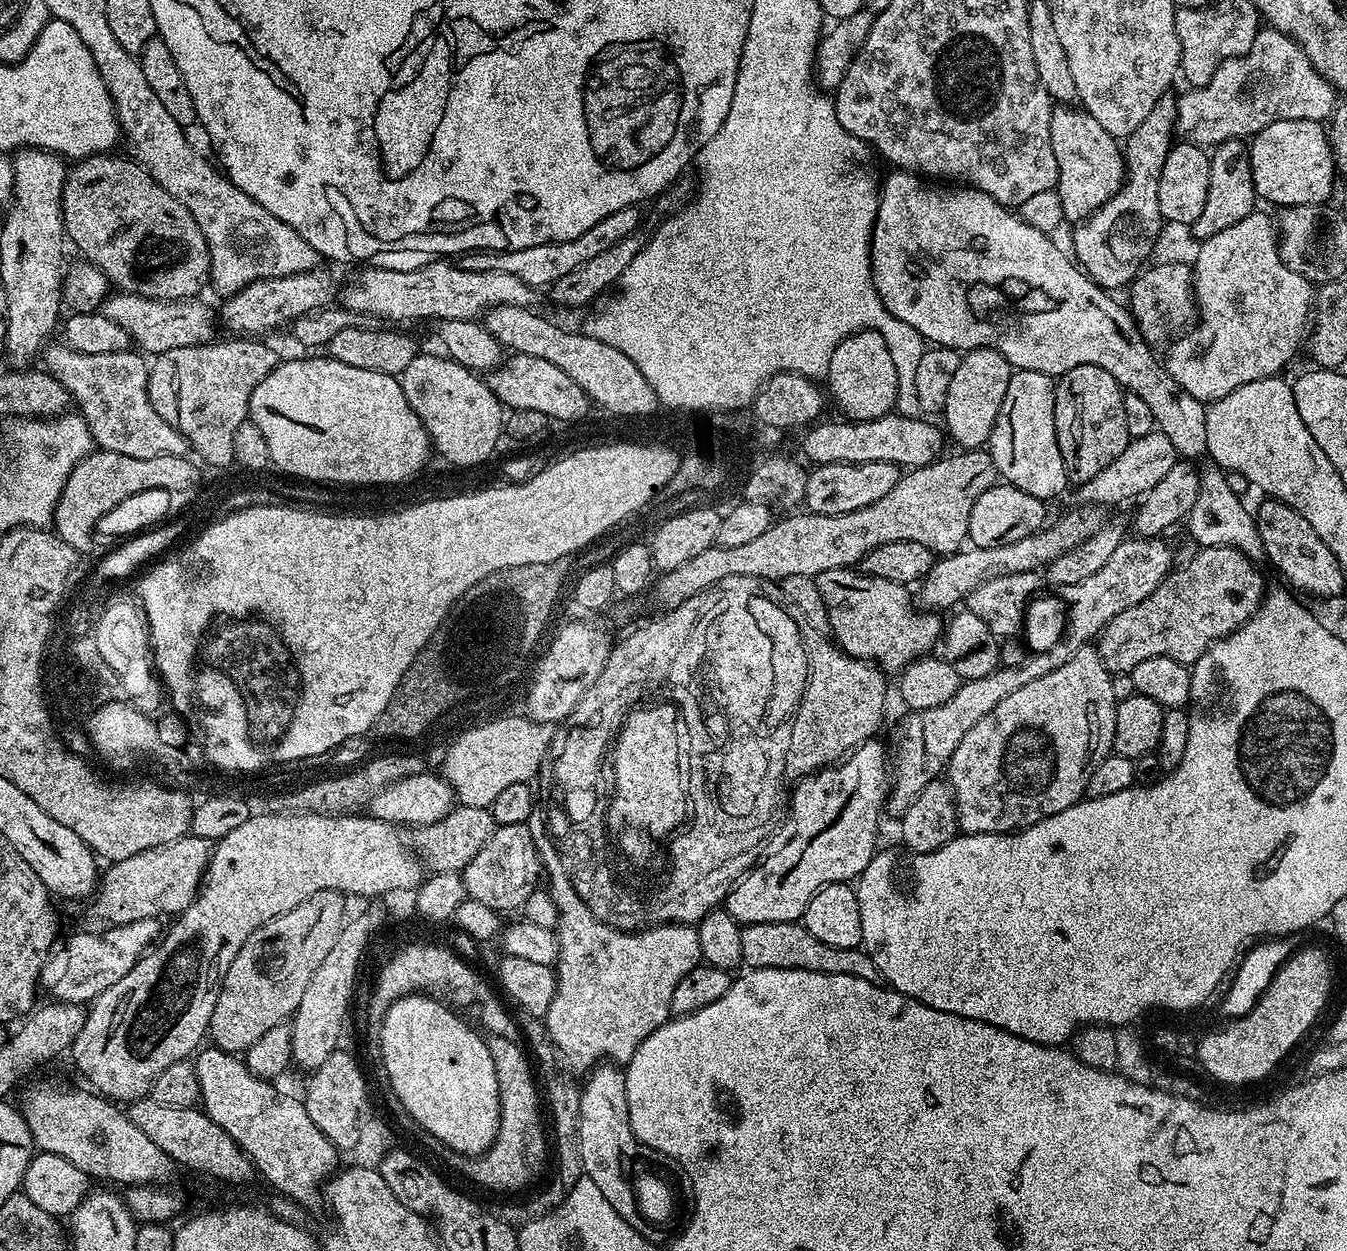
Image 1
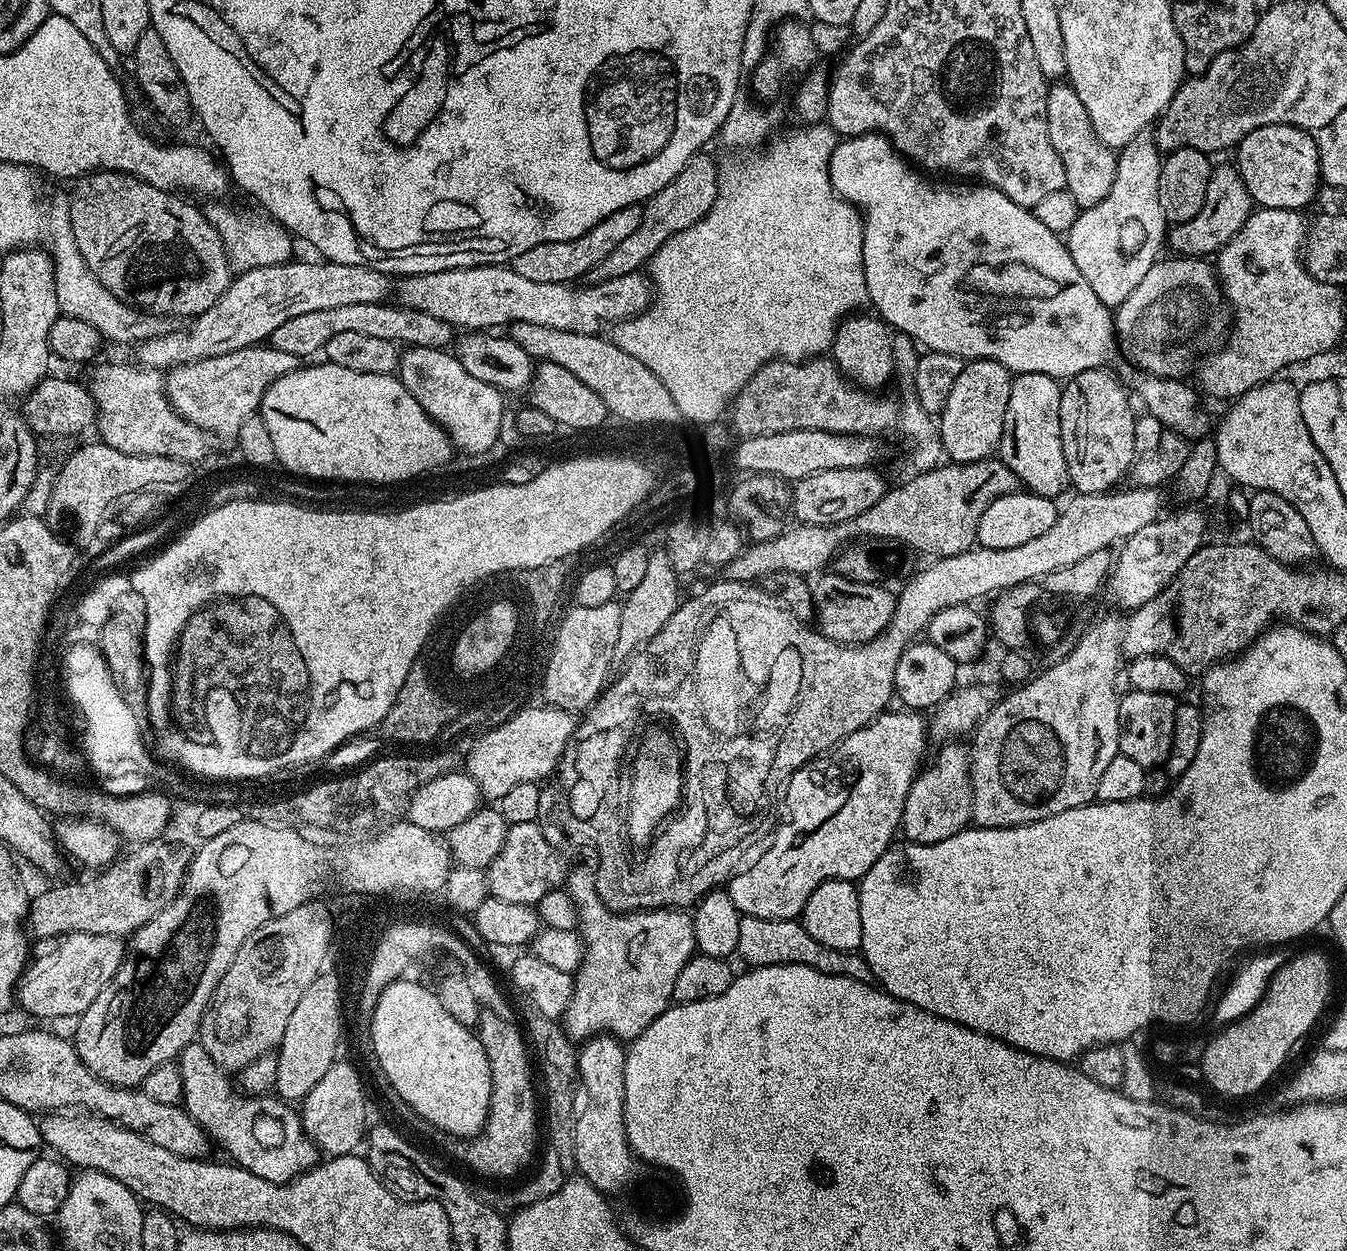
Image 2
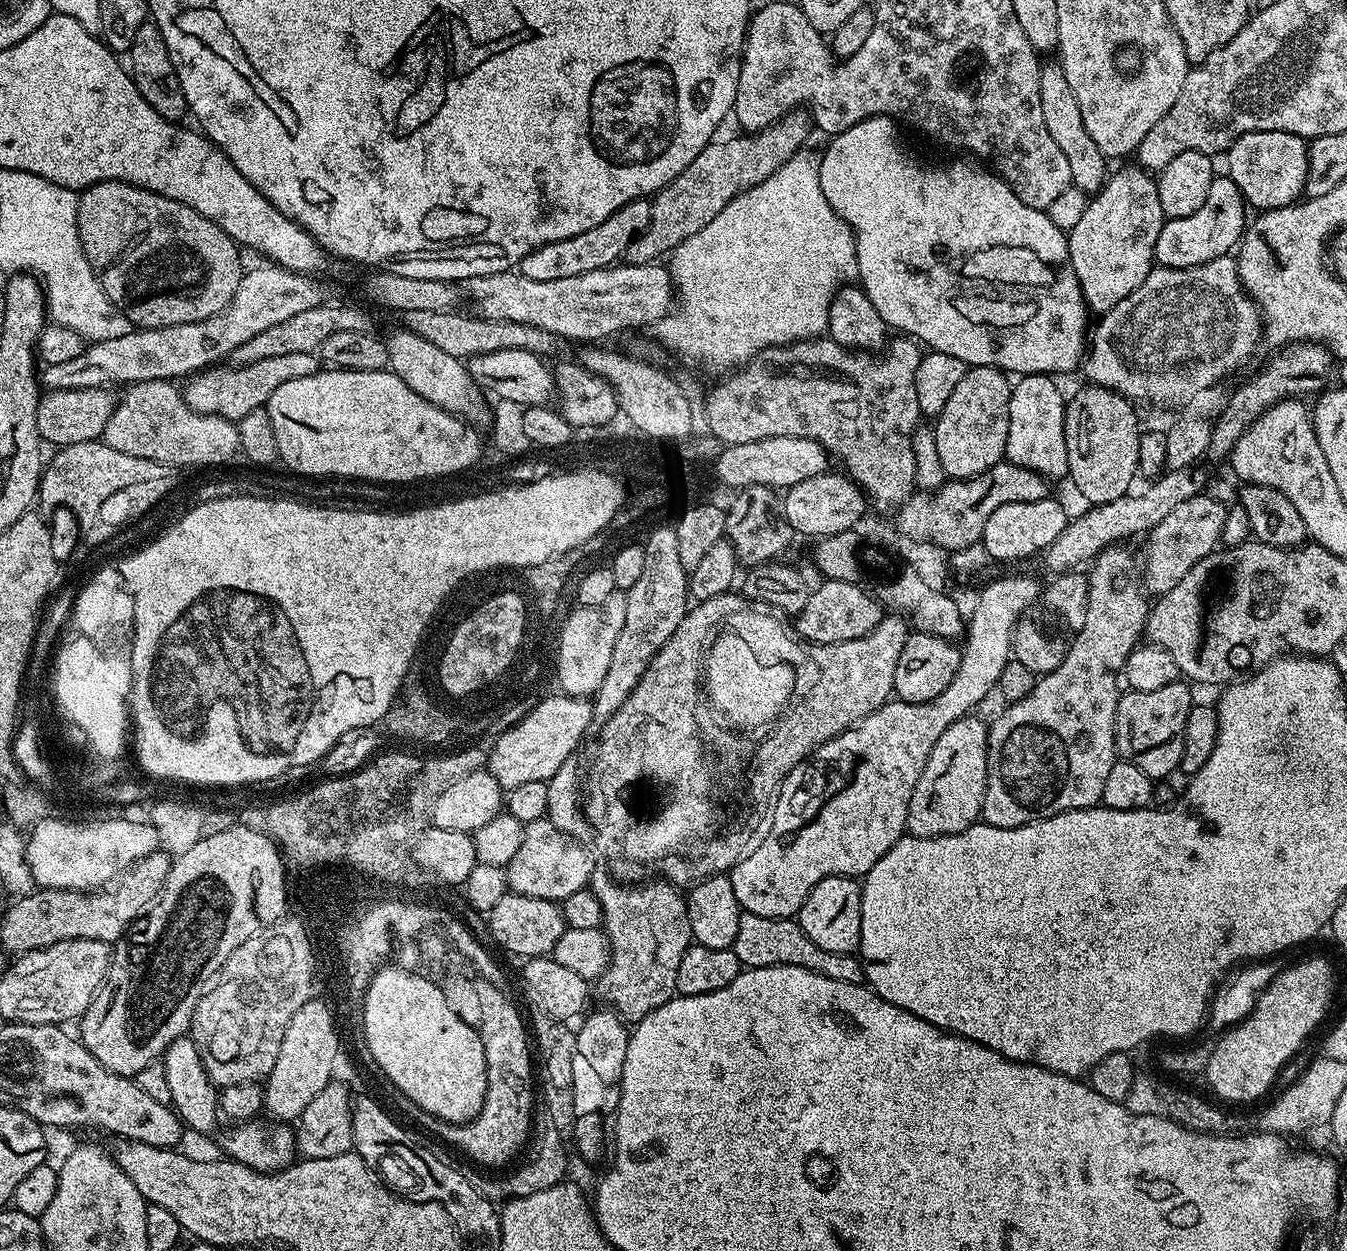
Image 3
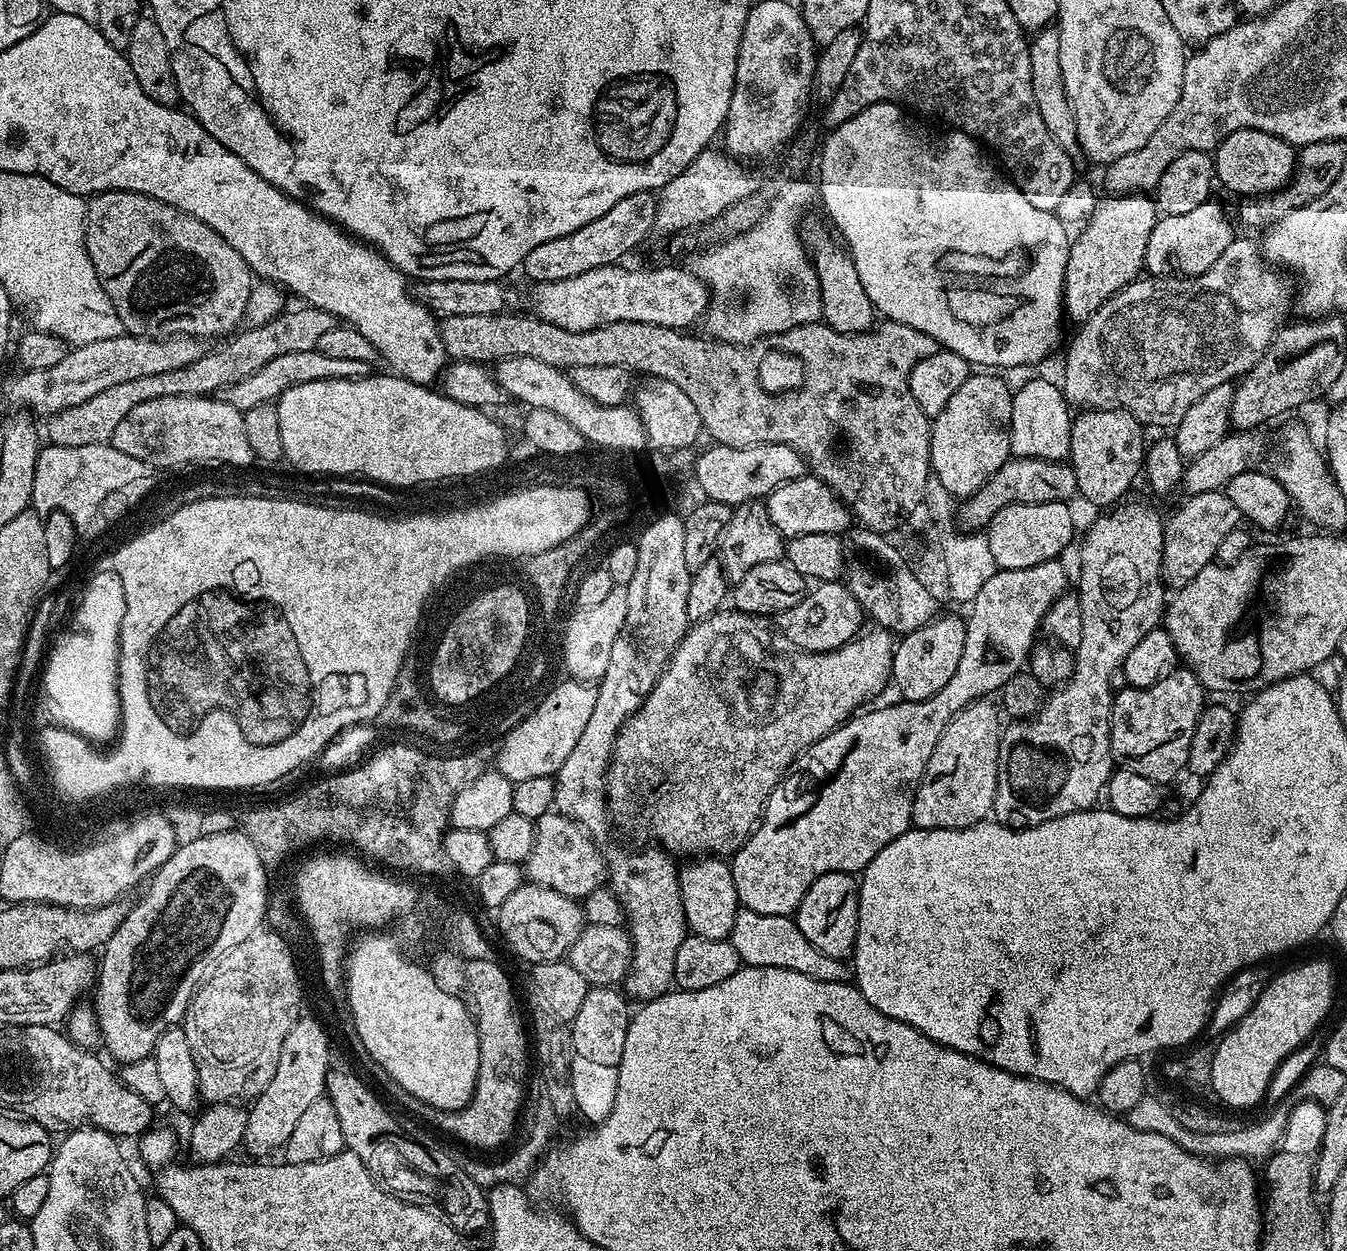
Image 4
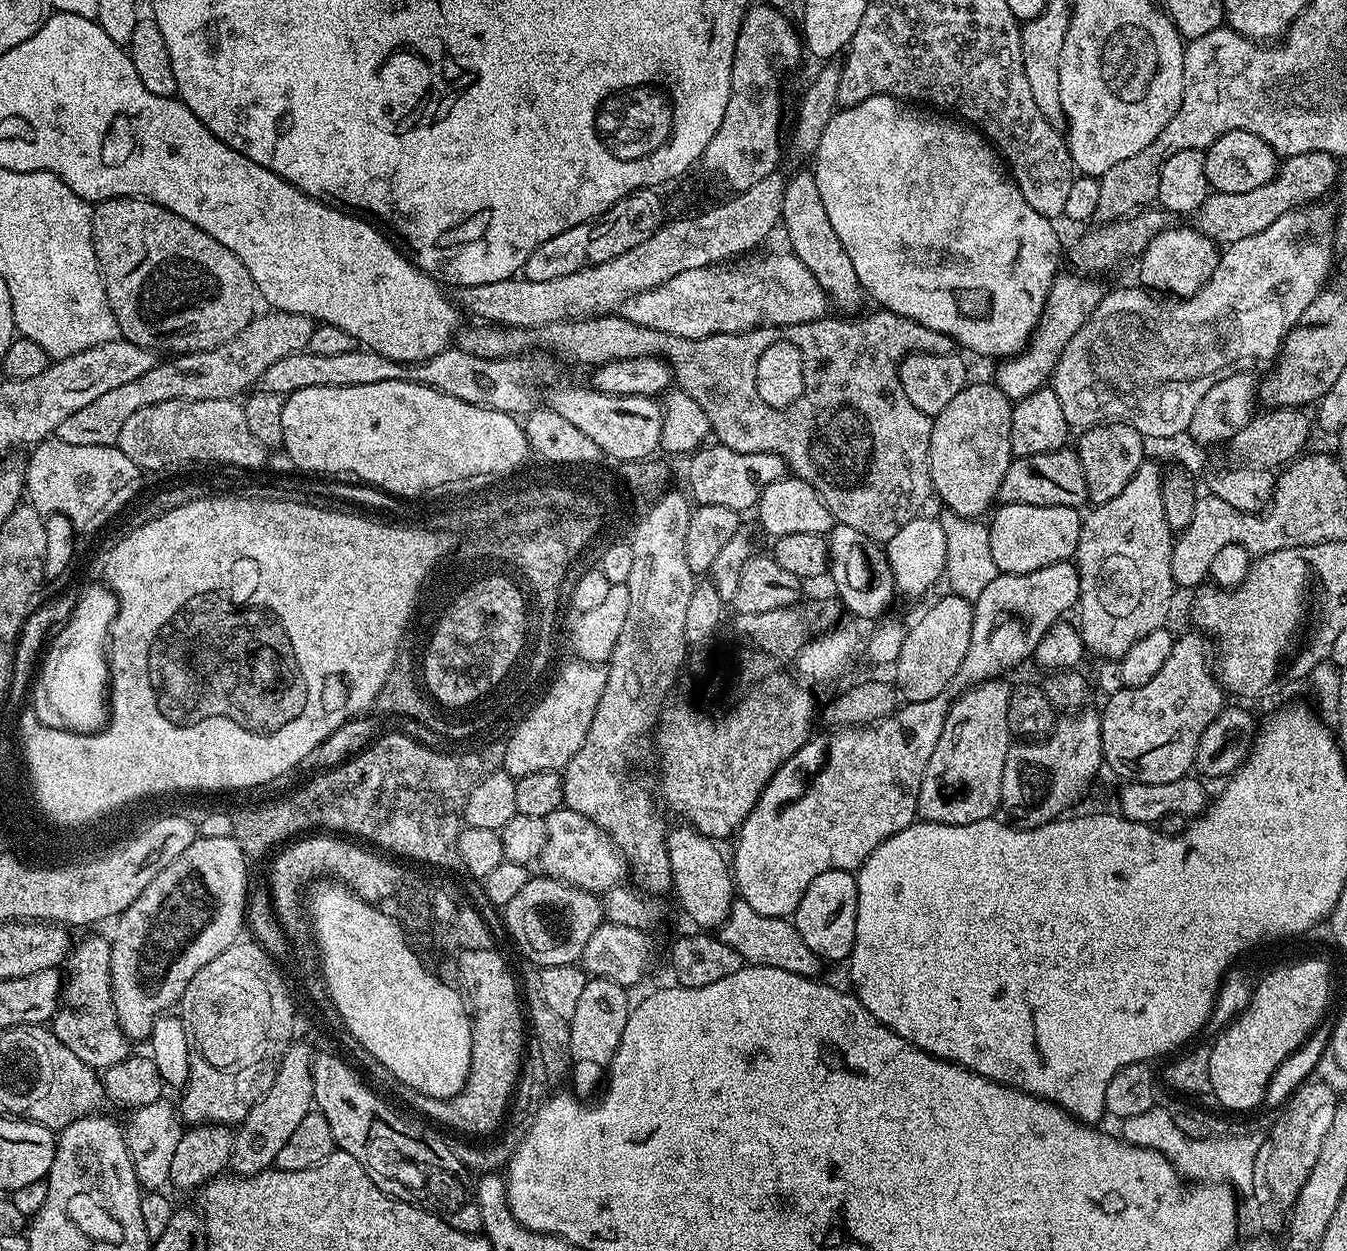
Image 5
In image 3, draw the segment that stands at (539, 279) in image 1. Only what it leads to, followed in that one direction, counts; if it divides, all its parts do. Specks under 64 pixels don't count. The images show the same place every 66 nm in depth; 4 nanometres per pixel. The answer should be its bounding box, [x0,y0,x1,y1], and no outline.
[518,199,652,282]

